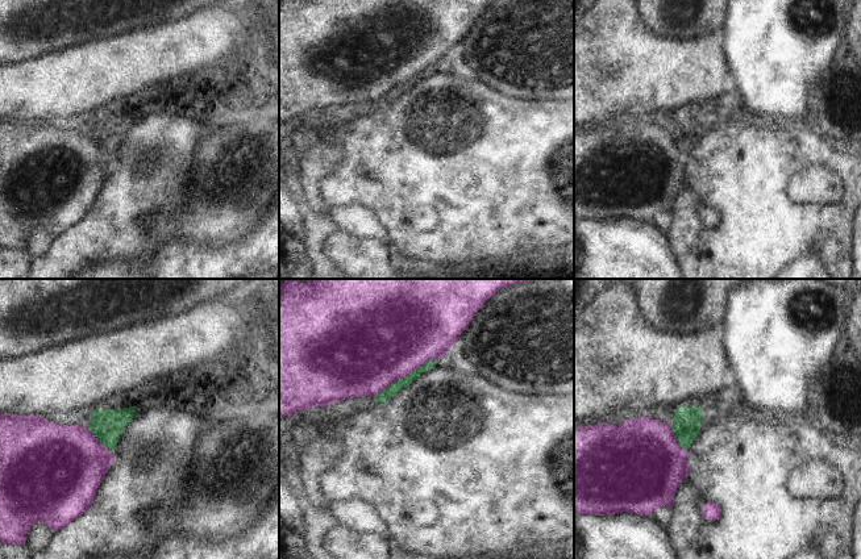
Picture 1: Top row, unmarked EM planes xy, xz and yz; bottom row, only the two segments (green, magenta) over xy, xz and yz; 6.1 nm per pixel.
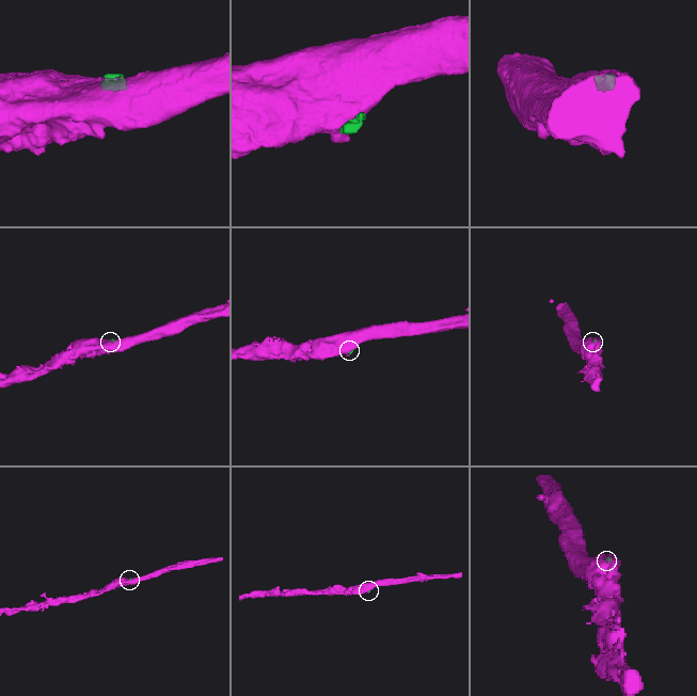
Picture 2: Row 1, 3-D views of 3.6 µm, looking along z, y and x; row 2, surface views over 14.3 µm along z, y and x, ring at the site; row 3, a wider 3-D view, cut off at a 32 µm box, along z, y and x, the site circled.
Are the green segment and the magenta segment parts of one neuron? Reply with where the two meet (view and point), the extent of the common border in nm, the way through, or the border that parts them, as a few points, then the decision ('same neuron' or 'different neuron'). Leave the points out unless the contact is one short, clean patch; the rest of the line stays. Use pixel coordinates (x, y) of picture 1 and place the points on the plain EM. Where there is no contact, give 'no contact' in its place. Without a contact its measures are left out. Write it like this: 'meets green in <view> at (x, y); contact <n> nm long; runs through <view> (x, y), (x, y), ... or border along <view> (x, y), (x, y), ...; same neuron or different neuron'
meets green in xz at (407, 80); contact 460 nm long; runs through xz (394, 94), (407, 80), (385, 46); same neuron

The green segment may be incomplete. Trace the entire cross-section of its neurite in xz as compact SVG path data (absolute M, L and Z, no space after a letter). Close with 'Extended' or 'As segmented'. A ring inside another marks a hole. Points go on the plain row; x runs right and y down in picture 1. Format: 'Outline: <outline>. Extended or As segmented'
Outline: M279 0L279 125L313 112L325 112L346 104L371 101L386 108L421 79L432 75L456 50L474 20L492 0Z. Extended

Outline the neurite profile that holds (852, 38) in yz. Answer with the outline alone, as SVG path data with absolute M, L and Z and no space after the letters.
M850 0L843 50L861 71L861 0Z

